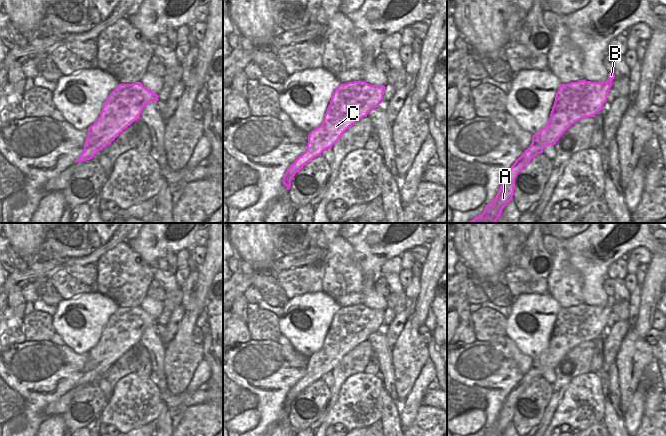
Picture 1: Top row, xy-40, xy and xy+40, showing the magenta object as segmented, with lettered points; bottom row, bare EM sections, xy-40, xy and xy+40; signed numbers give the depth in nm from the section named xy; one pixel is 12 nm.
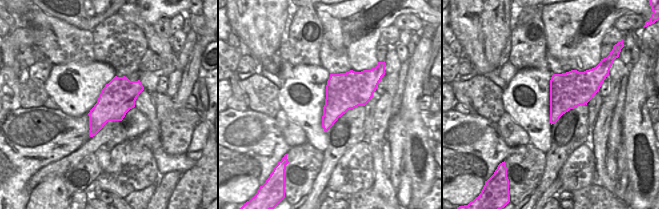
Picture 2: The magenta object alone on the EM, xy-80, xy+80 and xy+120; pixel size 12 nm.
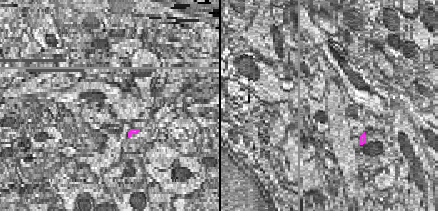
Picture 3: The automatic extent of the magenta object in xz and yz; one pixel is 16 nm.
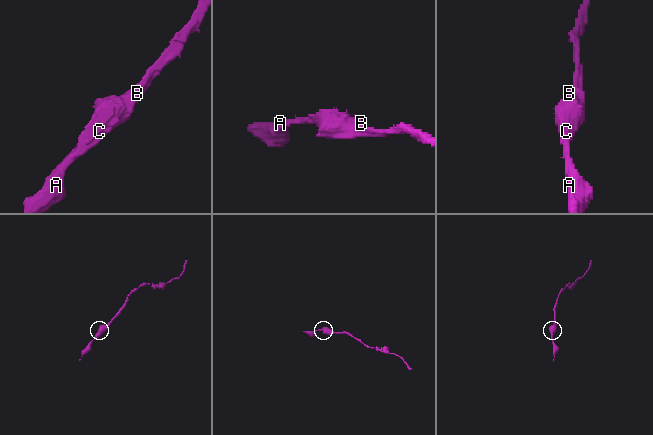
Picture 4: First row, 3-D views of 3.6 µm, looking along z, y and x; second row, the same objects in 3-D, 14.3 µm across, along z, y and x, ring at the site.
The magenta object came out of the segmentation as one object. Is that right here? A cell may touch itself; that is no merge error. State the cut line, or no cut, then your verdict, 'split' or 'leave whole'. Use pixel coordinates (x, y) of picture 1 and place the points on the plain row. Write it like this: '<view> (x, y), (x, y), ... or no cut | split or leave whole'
no cut | leave whole

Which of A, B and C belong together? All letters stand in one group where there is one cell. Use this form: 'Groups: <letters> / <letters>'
Groups: A B C

